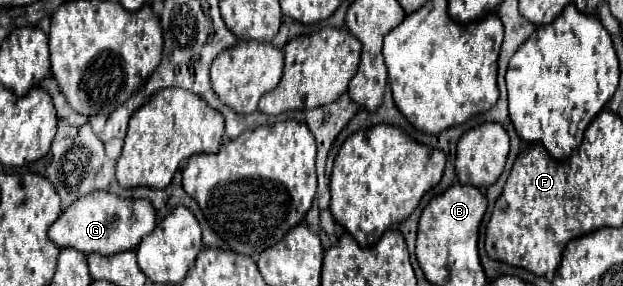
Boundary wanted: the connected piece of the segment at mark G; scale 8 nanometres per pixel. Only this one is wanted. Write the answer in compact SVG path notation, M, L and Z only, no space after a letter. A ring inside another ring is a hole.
M92 192L70 204L50 226L48 236L58 248L74 248L84 254L112 256L134 250L156 226L156 214L148 200L126 200L110 192Z

